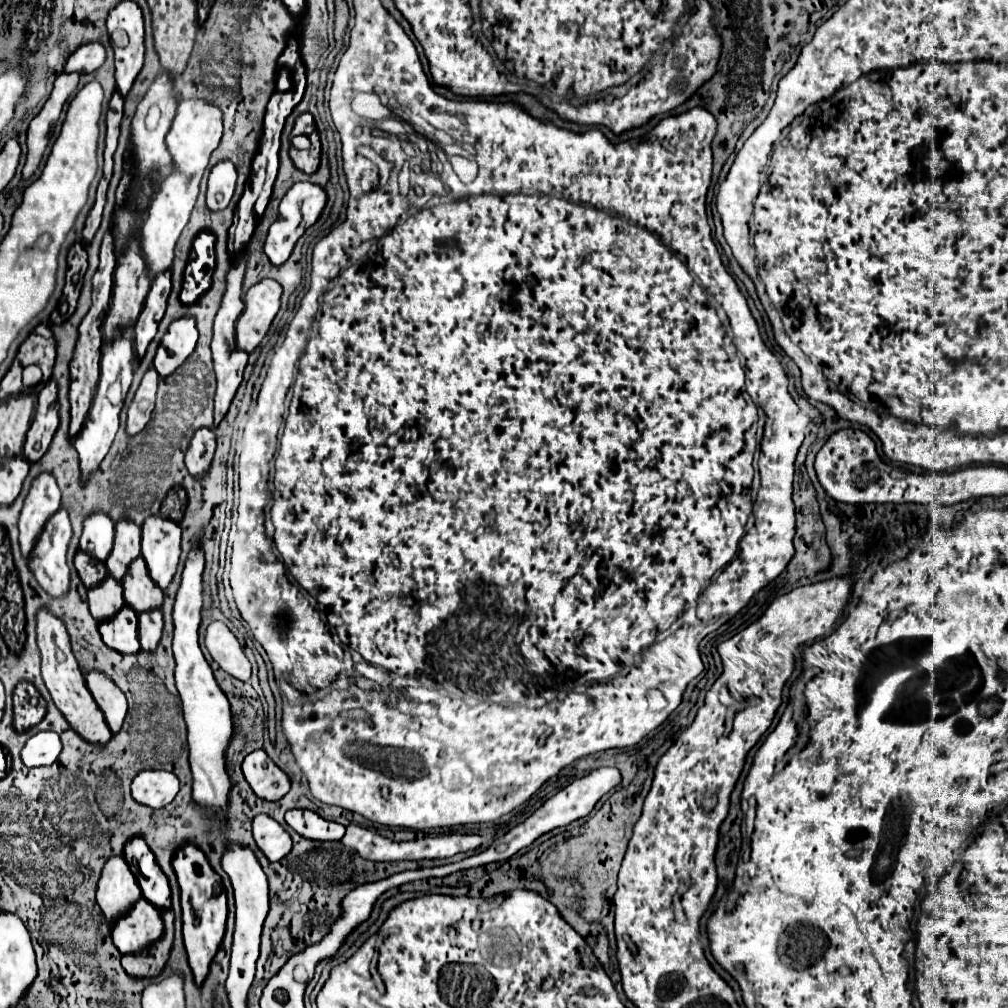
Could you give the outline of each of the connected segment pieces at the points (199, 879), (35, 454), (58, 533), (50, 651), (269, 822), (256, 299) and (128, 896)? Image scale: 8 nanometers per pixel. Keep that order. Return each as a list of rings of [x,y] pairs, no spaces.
[[[193,845],[179,849],[179,853],[175,855],[175,873],[181,887],[185,951],[187,951],[189,967],[193,971],[193,979],[201,987],[209,975],[209,965],[223,943],[225,925],[227,925],[227,895],[221,877],[213,871],[207,857]]]
[[[47,381],[43,385],[43,389],[37,393],[33,421],[31,421],[31,427],[27,431],[25,445],[23,445],[23,457],[29,463],[35,463],[45,455],[45,451],[53,439],[53,433],[57,431],[57,425],[59,425],[57,411],[59,411],[57,385],[55,385],[55,381]]]
[[[59,509],[47,529],[39,535],[39,545],[29,561],[37,583],[45,589],[49,597],[63,597],[69,591],[69,567],[67,567],[67,547],[73,537],[73,529],[65,509]]]
[[[41,609],[37,613],[37,643],[41,649],[41,675],[57,709],[65,715],[71,729],[75,729],[79,737],[91,743],[105,745],[113,737],[113,733],[111,729],[107,729],[107,723],[103,721],[103,713],[99,713],[99,705],[95,705],[95,699],[91,697],[85,685],[85,677],[81,675],[69,645],[69,635],[65,631],[65,625],[47,609]]]
[[[257,815],[253,819],[253,837],[269,861],[281,861],[291,853],[289,833],[269,815]]]
[[[263,279],[245,293],[245,309],[235,325],[237,349],[251,353],[263,341],[271,327],[271,321],[279,311],[279,301],[281,285],[273,279]]]
[[[113,857],[105,863],[99,887],[97,903],[109,925],[125,917],[133,905],[141,899],[141,889],[123,857]]]

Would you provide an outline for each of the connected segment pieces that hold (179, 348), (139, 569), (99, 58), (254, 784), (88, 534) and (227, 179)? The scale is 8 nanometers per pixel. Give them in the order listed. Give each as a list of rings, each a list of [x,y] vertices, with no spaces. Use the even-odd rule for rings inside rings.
[[[185,317],[185,319],[173,321],[155,355],[157,373],[161,377],[171,375],[193,353],[195,345],[197,345],[195,319]]]
[[[137,557],[131,565],[127,575],[121,581],[123,595],[127,605],[135,613],[149,613],[155,609],[161,609],[163,605],[163,591],[151,581],[147,565],[141,557]]]
[[[87,43],[79,47],[65,65],[67,73],[91,73],[105,63],[105,47],[101,43]]]
[[[263,749],[249,753],[241,769],[247,783],[261,799],[279,801],[289,791],[289,777],[269,759]]]
[[[93,513],[87,517],[81,535],[81,551],[97,561],[105,561],[113,549],[115,523],[105,513]]]
[[[231,161],[217,163],[209,173],[209,187],[207,187],[207,207],[211,211],[221,211],[229,205],[233,191],[235,191],[237,171]]]

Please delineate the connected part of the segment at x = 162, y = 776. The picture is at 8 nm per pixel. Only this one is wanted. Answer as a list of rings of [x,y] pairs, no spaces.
[[[141,771],[133,779],[131,791],[137,803],[161,809],[179,793],[179,779],[169,771]]]

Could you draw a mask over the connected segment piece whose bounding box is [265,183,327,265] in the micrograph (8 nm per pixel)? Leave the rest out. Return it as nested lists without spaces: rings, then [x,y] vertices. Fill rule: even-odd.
[[[295,183],[287,191],[287,195],[283,197],[283,201],[279,205],[279,217],[271,225],[269,235],[265,239],[265,255],[269,257],[269,261],[273,265],[283,265],[289,259],[297,239],[319,219],[323,207],[325,207],[325,201],[327,201],[325,191],[319,185],[313,185],[313,183]]]

